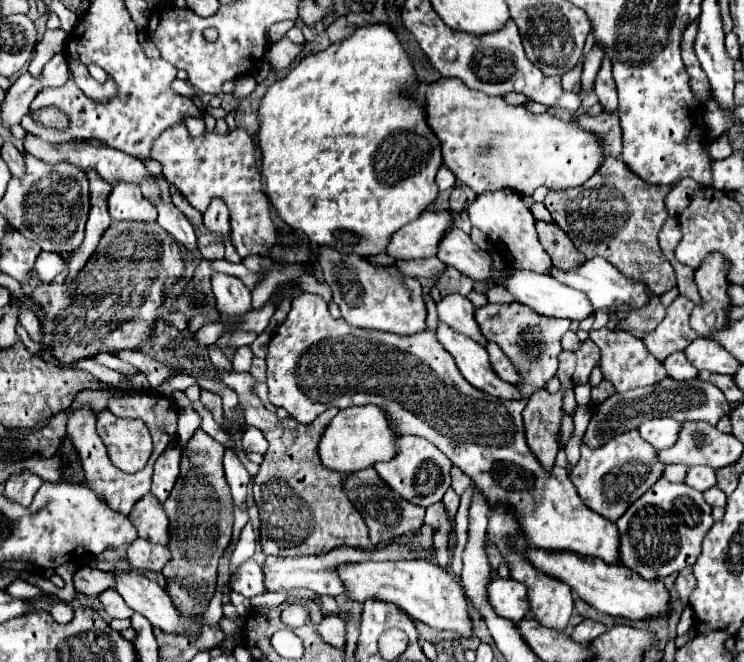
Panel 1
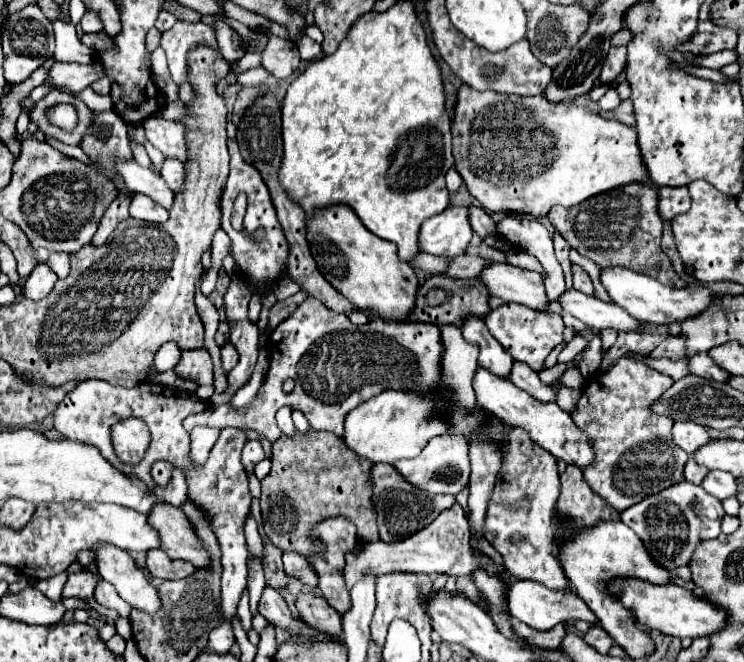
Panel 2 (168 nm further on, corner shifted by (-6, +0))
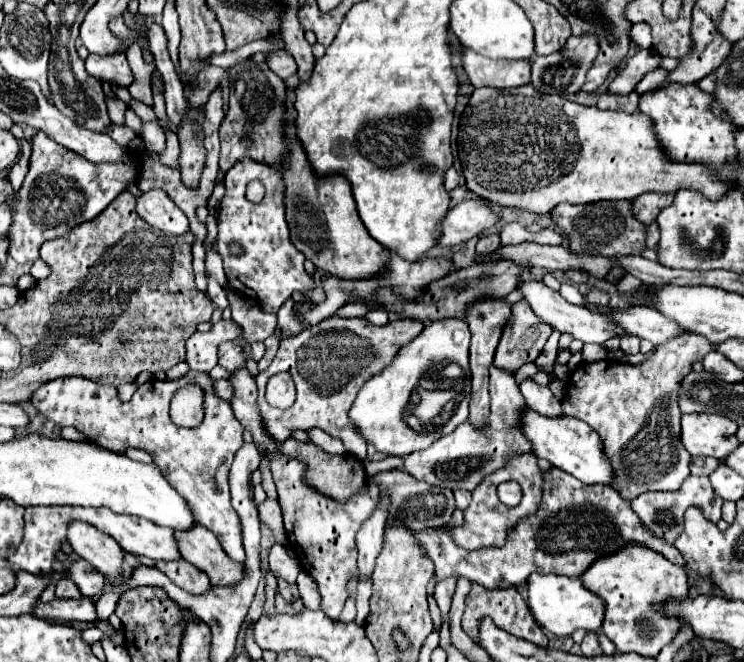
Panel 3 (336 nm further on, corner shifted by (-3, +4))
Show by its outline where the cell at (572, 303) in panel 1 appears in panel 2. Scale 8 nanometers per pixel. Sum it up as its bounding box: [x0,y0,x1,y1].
[558,289,640,331]

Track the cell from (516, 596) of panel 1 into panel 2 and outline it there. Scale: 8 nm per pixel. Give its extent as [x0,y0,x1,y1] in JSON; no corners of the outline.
[508,581,596,631]

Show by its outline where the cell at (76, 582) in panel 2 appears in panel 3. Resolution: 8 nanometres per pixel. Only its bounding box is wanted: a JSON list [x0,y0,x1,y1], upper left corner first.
[55,581,81,599]

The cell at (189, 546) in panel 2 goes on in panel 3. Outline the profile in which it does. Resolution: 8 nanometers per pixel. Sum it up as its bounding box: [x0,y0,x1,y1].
[175,525,245,587]

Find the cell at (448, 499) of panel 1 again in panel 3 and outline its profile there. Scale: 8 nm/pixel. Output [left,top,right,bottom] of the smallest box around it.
[415,467,685,589]

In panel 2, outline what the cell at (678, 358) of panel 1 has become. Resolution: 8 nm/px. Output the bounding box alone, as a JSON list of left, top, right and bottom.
[688,353,728,381]

